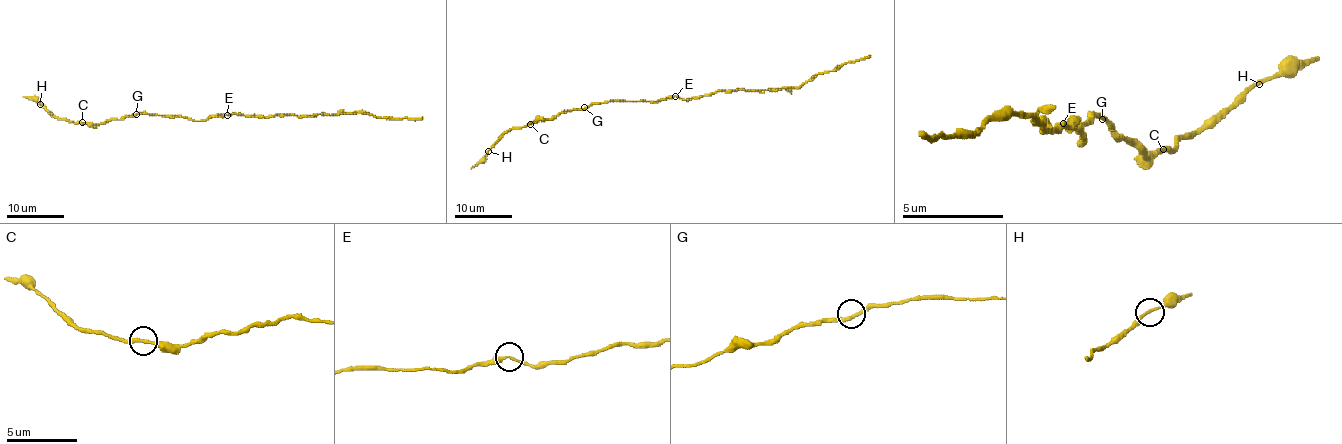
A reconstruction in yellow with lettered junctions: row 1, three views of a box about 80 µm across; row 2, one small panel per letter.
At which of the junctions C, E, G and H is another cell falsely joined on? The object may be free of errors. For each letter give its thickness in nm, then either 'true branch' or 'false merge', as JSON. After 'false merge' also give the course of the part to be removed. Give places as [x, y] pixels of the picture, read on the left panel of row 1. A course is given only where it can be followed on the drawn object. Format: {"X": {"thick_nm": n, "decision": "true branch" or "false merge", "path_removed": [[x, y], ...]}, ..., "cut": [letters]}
{"C": {"thick_nm": 220, "decision": "true branch"}, "E": {"thick_nm": 240, "decision": "true branch"}, "G": {"thick_nm": 240, "decision": "true branch"}, "H": {"thick_nm": 180, "decision": "true branch"}, "cut": []}

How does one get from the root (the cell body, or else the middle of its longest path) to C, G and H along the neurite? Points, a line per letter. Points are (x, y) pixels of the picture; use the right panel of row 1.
C: (1077, 129), (1082, 144), (1082, 124), (1102, 119), (1117, 139), (1127, 139), (1143, 155), (1163, 149)
G: (1077, 129), (1082, 134), (1082, 144), (1082, 124), (1087, 119), (1102, 119)
H: (1077, 129), (1082, 144), (1082, 124), (1102, 119), (1117, 139), (1153, 155), (1213, 129), (1259, 84)

